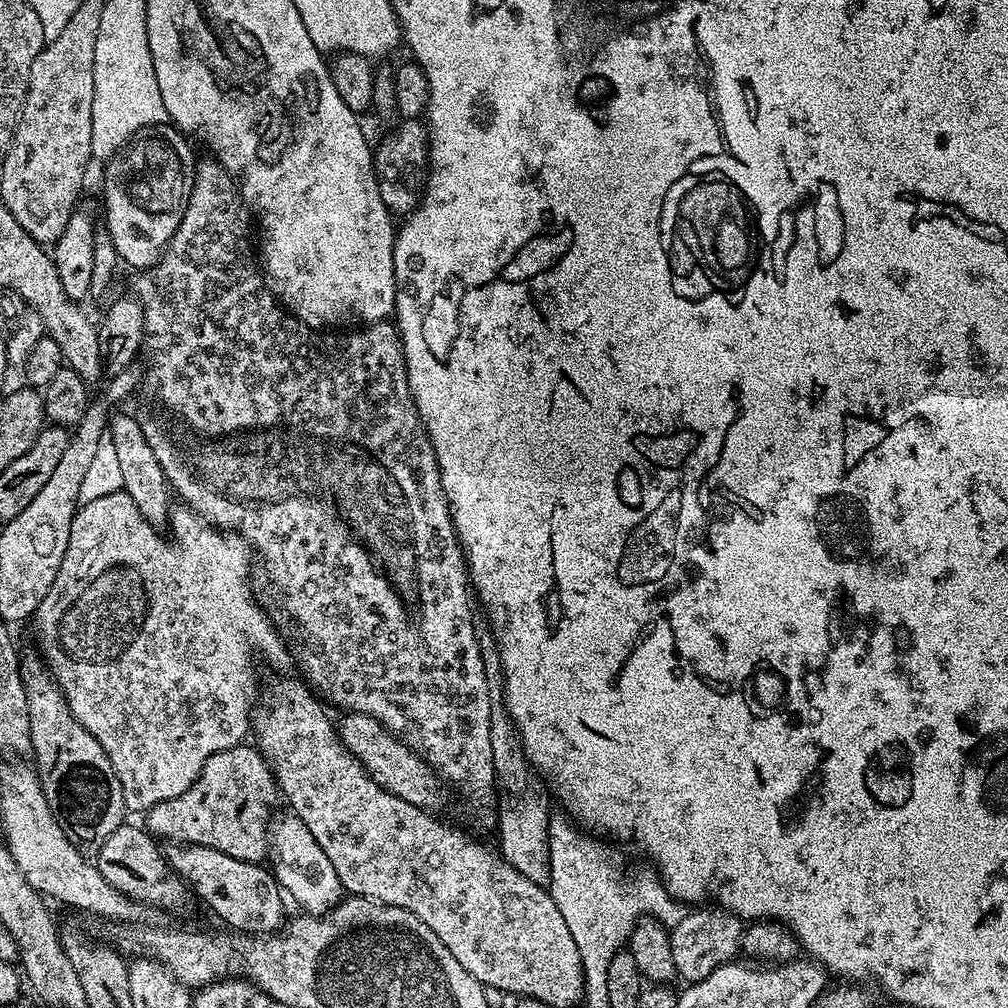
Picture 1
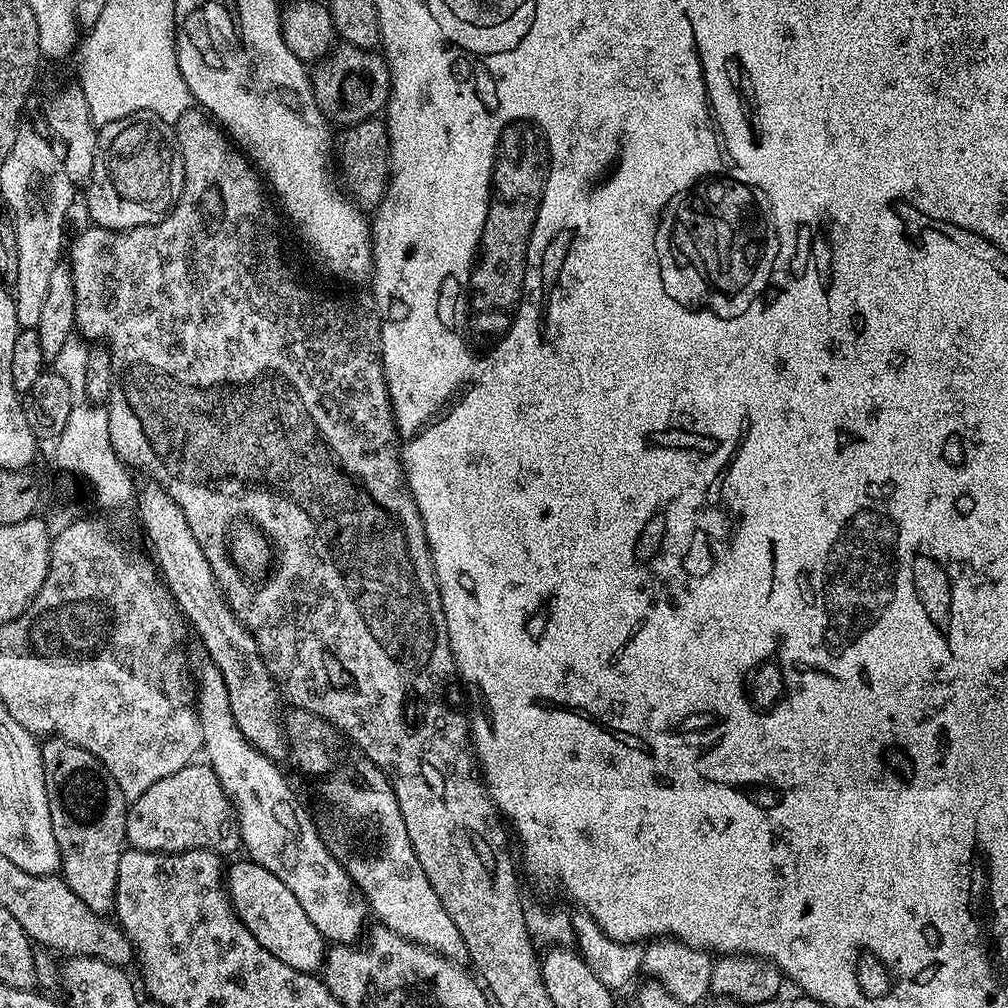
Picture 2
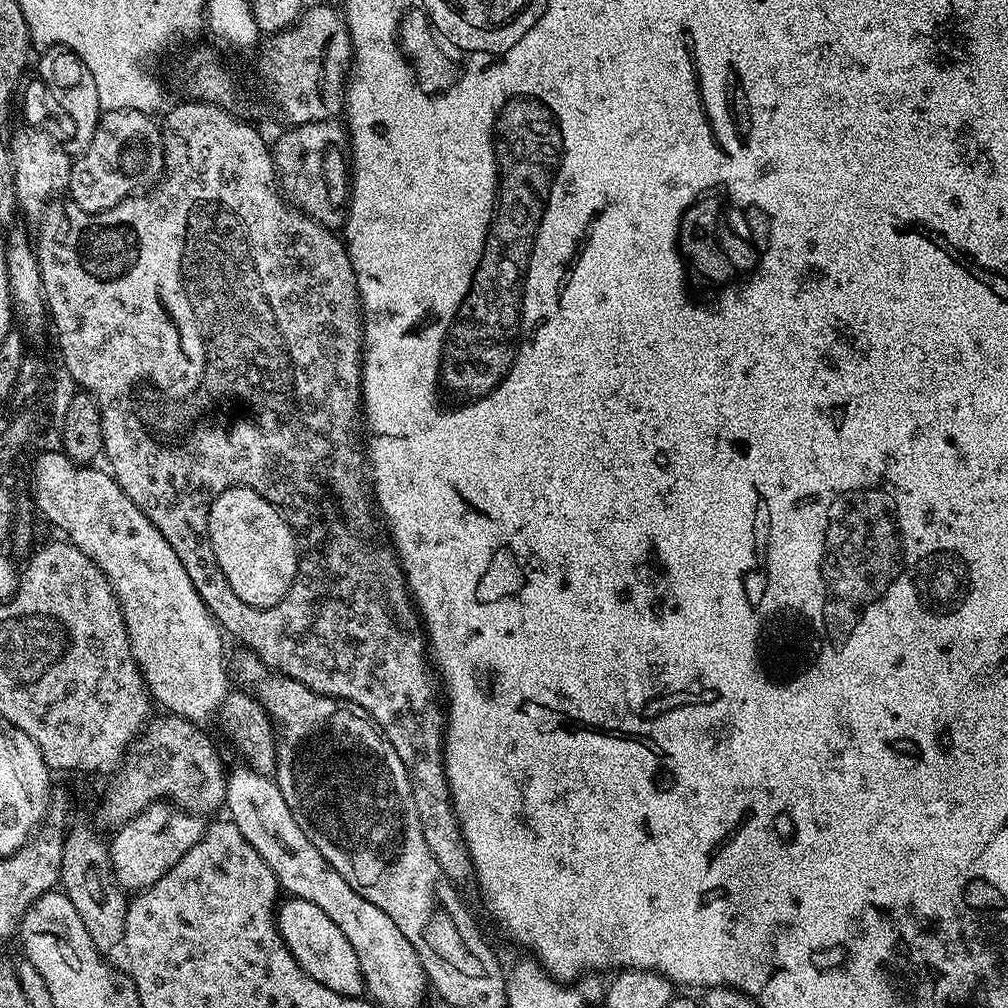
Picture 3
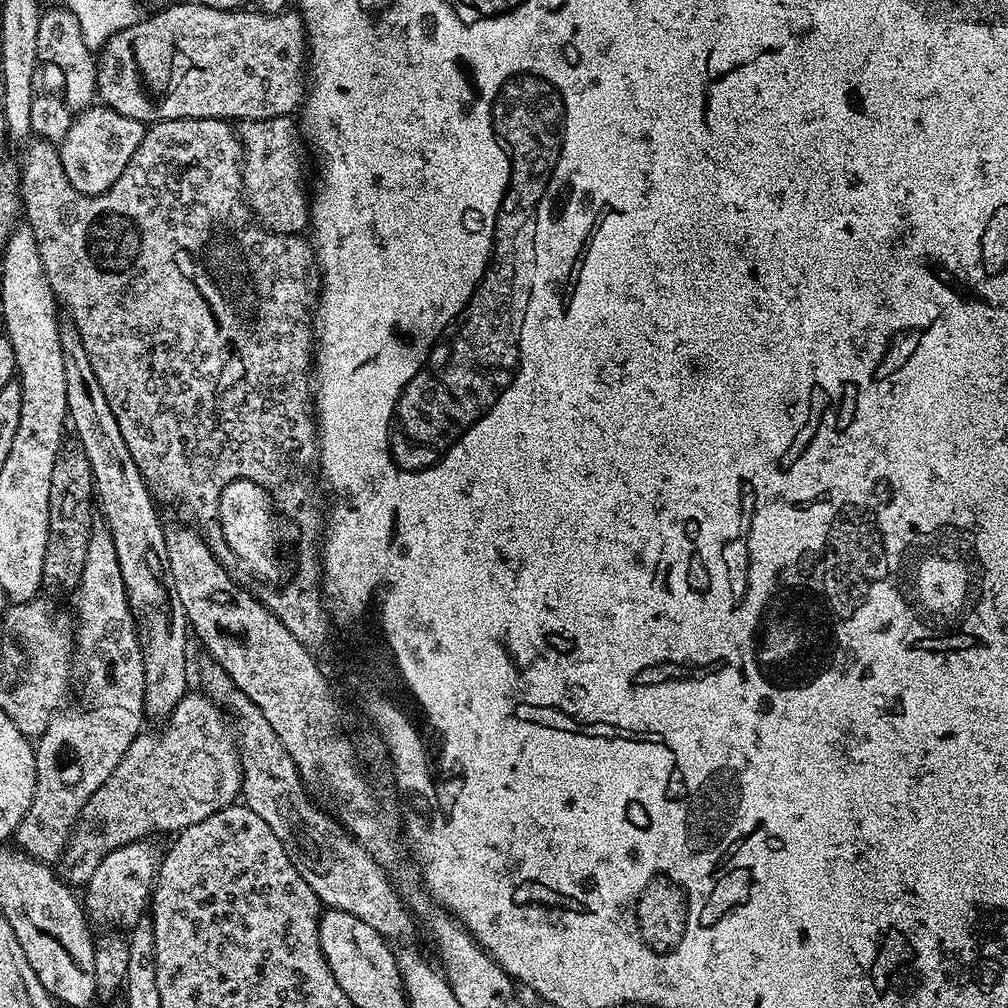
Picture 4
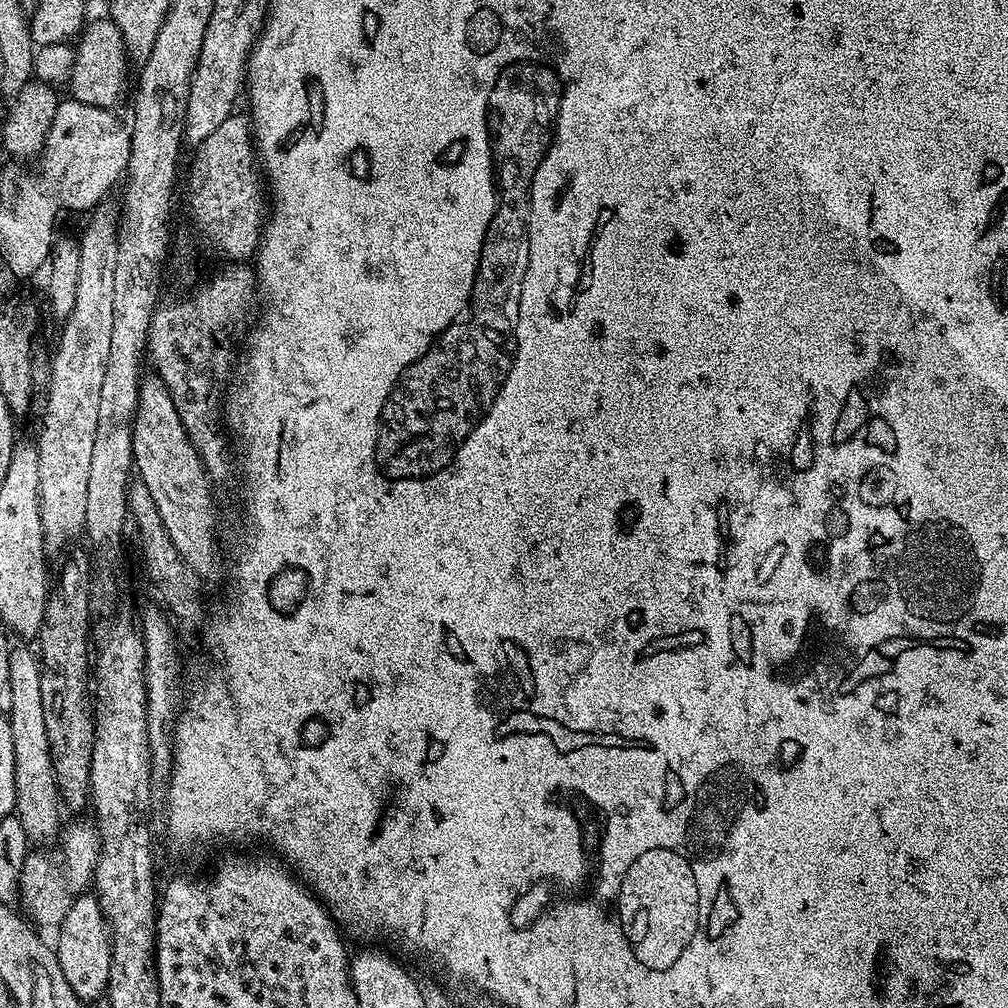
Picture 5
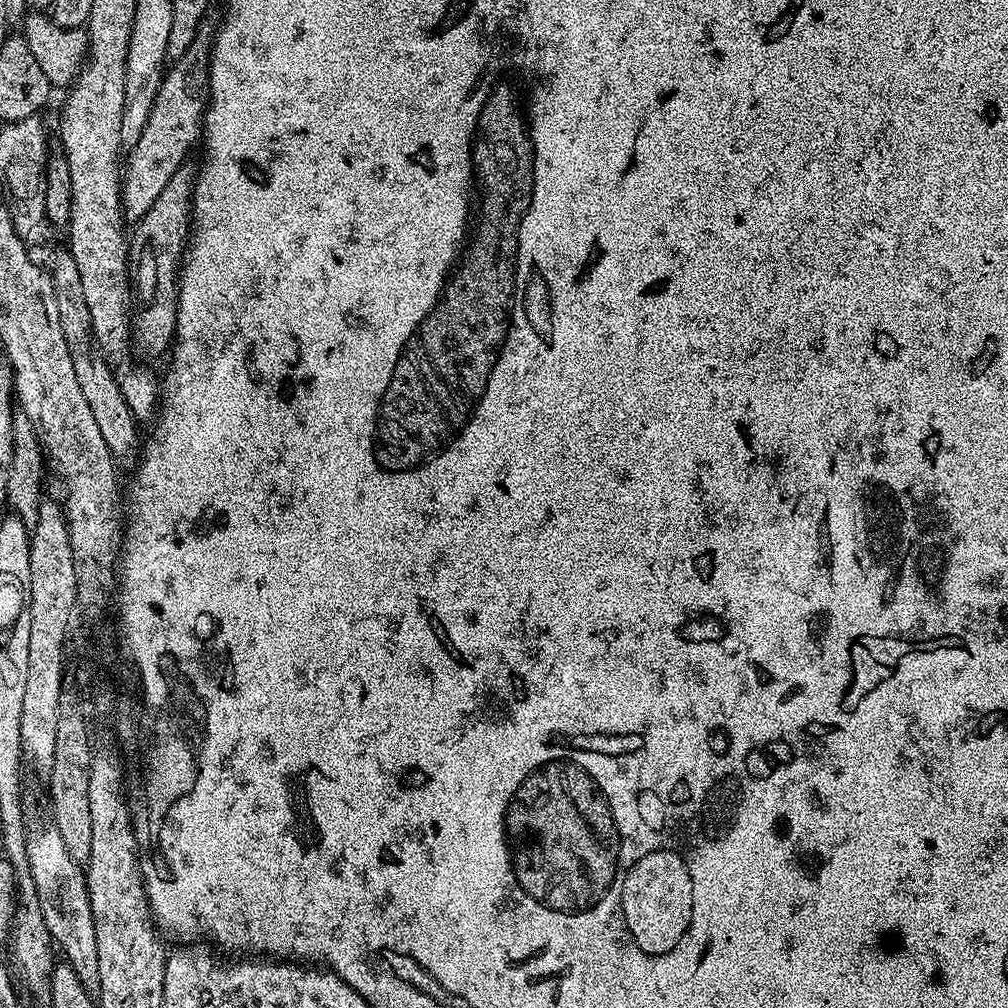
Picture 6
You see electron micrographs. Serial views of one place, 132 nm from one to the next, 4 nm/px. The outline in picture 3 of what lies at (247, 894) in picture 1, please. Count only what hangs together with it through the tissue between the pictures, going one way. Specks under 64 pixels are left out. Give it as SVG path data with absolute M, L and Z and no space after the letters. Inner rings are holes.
M297 896L285 901L285 904L283 901L279 905L276 912L276 929L279 930L284 945L288 947L302 971L338 994L363 997L366 989L358 954L354 946L350 946L346 934L342 934L342 930L334 926L334 918L330 918L326 910L314 906L314 902L306 902Z

